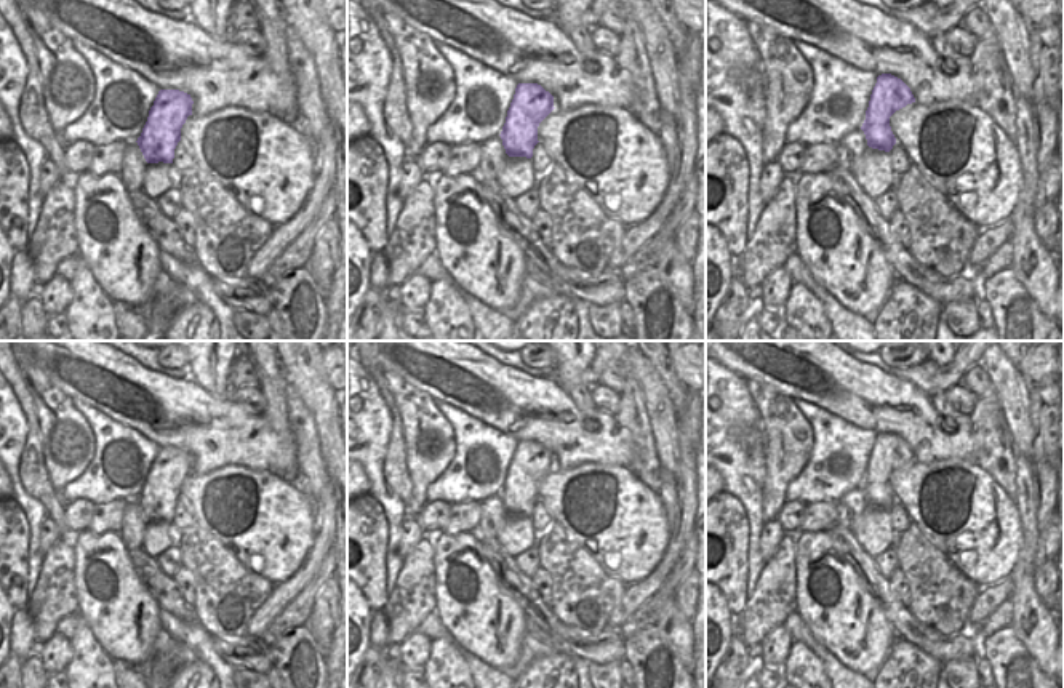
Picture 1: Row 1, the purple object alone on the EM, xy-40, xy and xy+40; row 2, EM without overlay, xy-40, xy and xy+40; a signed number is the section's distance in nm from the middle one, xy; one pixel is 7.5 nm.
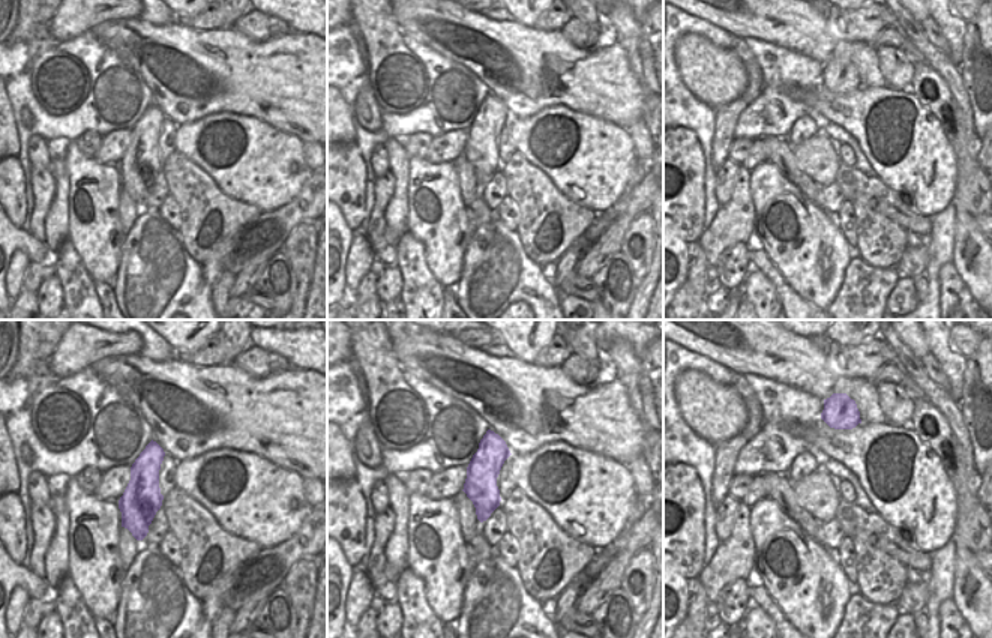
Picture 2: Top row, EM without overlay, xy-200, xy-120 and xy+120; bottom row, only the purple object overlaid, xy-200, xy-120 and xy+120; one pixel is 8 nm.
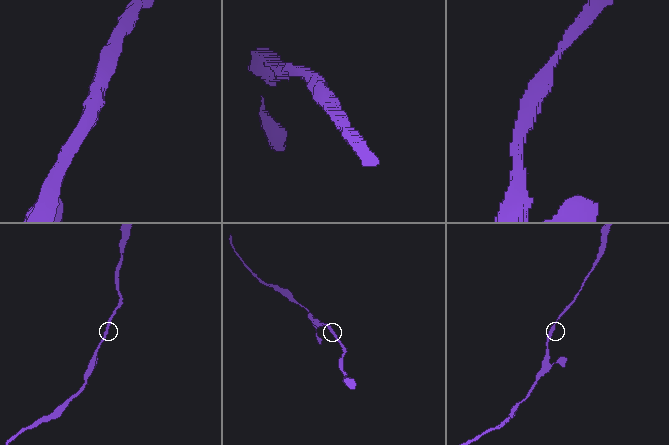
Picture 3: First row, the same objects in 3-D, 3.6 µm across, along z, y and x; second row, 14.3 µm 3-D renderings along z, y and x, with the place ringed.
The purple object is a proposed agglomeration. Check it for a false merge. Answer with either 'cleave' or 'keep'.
keep

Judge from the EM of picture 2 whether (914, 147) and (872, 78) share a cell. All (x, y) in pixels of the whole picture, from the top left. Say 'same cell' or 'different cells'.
different cells

